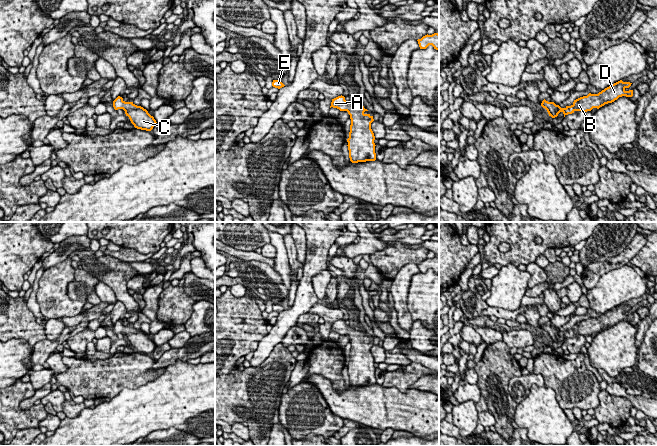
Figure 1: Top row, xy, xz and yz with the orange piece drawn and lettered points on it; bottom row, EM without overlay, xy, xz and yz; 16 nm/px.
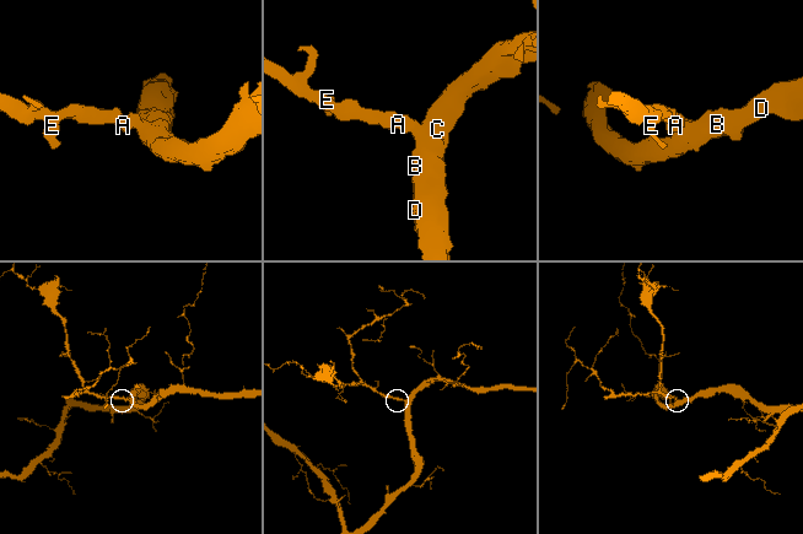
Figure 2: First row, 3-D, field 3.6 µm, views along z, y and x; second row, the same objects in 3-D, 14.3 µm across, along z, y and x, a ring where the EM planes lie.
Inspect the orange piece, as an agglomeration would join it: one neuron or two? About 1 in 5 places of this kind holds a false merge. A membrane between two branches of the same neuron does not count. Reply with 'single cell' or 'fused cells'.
single cell

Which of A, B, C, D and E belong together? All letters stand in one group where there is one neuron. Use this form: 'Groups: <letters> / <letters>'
Groups: A B C D E

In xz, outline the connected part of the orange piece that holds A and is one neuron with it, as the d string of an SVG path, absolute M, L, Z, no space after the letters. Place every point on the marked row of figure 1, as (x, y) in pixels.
M344 96L332 99L330 108L347 111L351 125L348 142L349 158L352 163L375 161L375 136L371 129L373 116L365 114L364 106L358 106L352 101L346 101Z

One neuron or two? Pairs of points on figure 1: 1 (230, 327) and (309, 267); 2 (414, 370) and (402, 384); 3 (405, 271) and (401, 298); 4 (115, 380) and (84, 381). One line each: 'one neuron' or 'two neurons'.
1: two neurons
2: one neuron
3: one neuron
4: one neuron

